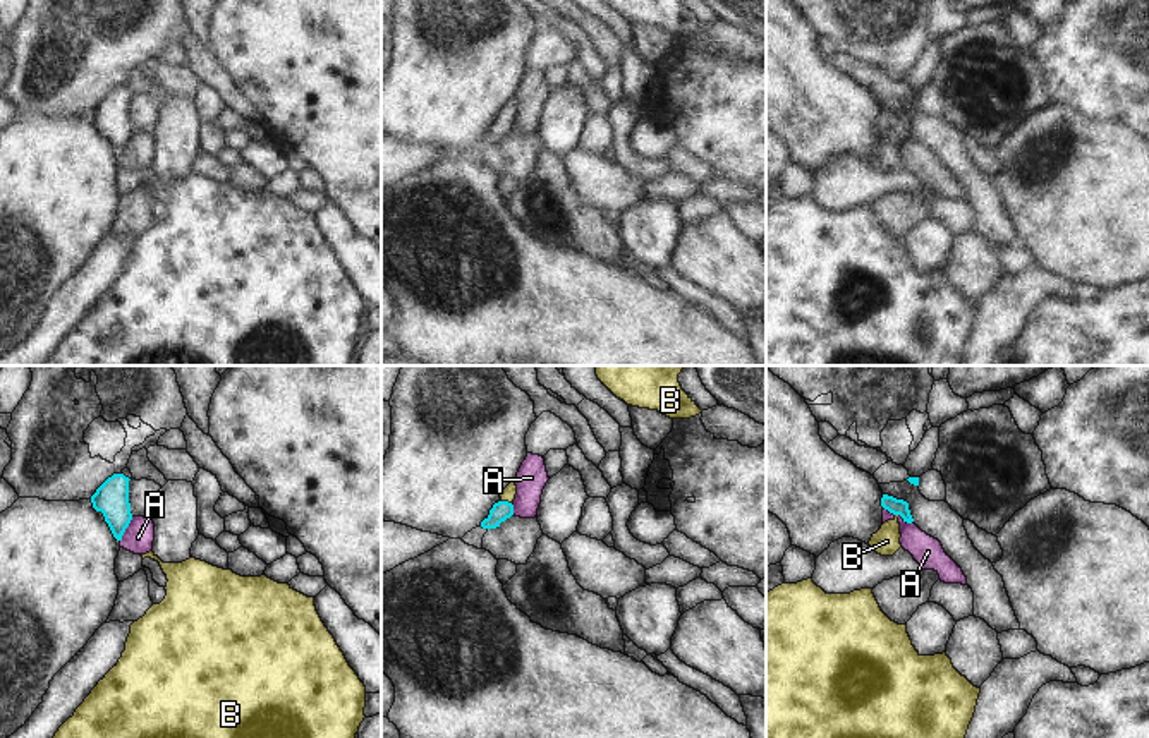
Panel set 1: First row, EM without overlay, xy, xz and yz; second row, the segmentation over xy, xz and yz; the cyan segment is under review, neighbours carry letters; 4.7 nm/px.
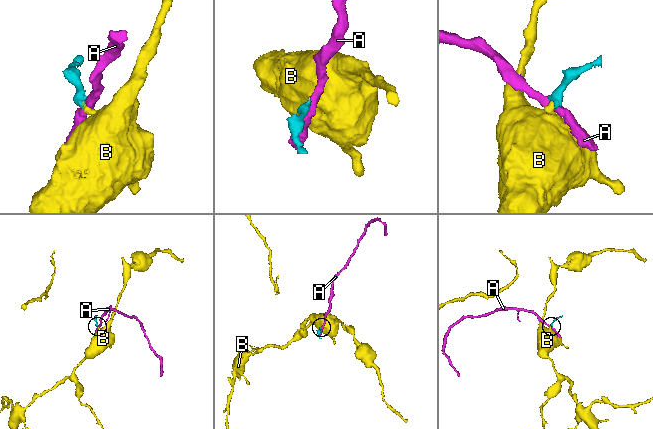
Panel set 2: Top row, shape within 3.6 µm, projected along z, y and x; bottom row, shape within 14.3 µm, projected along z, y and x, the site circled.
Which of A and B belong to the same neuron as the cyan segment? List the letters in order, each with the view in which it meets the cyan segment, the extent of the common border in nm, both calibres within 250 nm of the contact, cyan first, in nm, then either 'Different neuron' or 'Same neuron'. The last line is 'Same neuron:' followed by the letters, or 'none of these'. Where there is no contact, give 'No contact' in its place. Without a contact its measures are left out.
A: Touches cyan in xy. Shared border 130 nm. Thickness 160 nm (cyan) against 140 nm. Different neuron
B: Touches cyan in xz. Shared border 50 nm. Thickness 90 nm (cyan) against 70 nm. Same neuron
Same neuron: B

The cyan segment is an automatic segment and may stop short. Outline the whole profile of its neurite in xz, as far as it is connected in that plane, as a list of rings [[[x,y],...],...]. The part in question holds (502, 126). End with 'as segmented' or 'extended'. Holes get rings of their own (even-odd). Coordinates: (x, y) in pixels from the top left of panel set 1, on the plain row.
[[[510,98],[502,108],[500,108],[500,117],[493,120],[489,125],[489,130],[481,137],[483,144],[496,144],[500,142],[502,137],[510,134],[514,130],[514,115],[517,110],[517,101],[515,98]]]; extended

